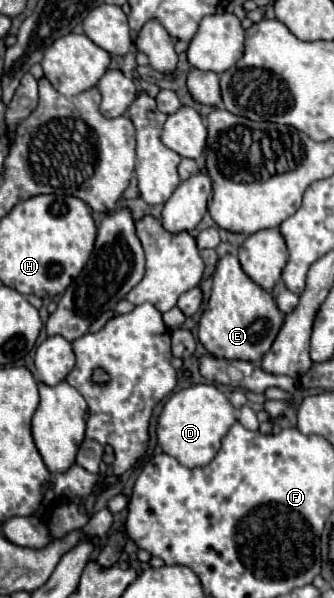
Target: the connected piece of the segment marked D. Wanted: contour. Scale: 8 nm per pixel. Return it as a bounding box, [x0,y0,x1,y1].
[157,384,235,468]

